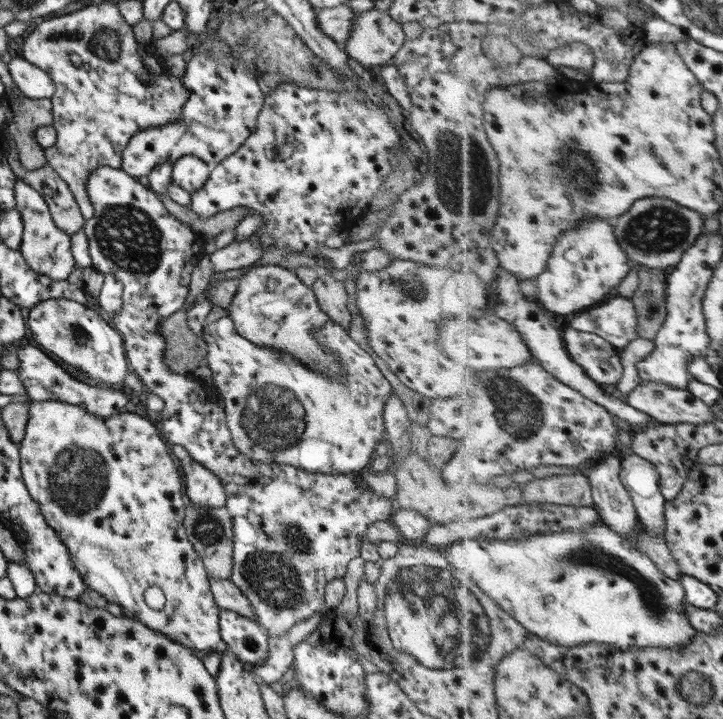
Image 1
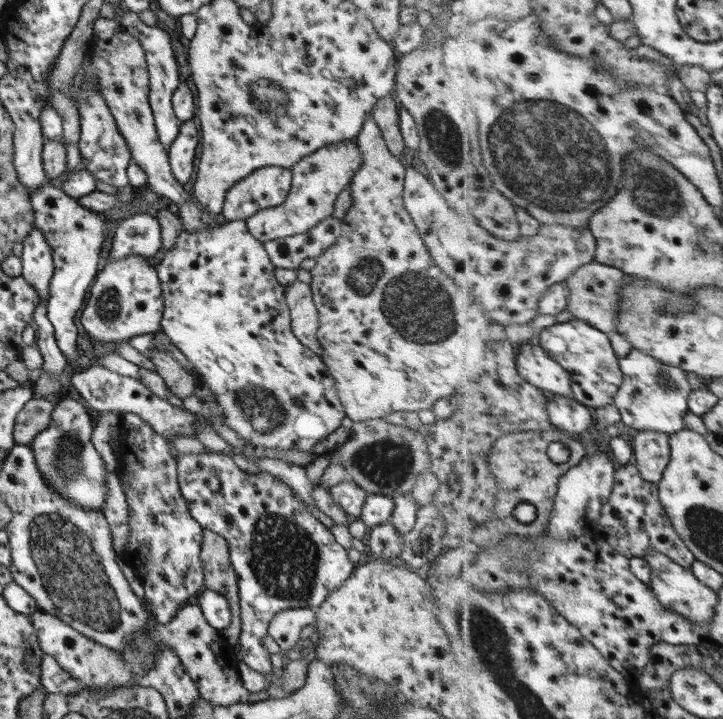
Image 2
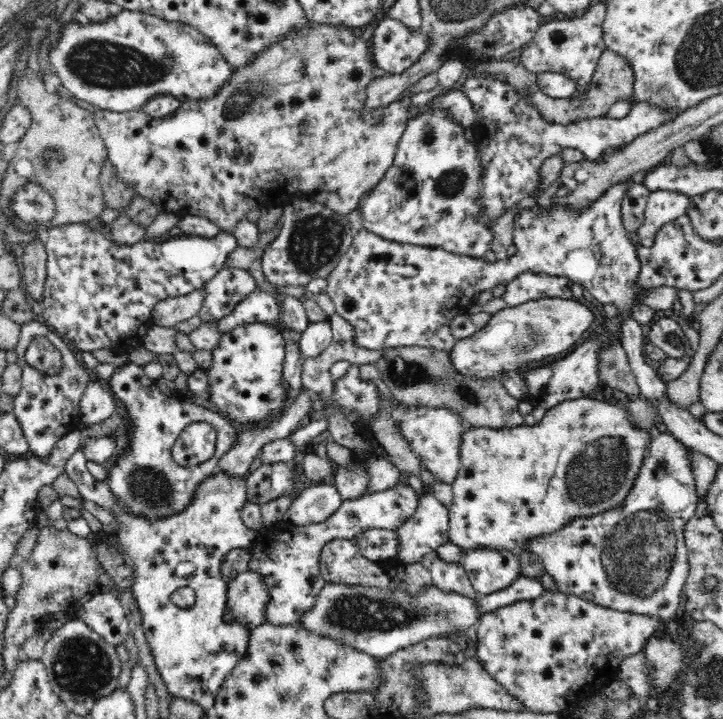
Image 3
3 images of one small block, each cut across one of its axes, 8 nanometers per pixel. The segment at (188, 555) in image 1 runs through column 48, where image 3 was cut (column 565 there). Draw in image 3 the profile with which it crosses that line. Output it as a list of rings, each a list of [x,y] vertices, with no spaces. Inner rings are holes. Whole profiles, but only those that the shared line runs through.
[[[590,397],[577,398],[576,400],[564,400],[552,408],[546,409],[544,416],[534,425],[514,426],[512,428],[486,428],[473,427],[464,433],[460,445],[461,463],[459,473],[452,484],[453,500],[448,506],[449,532],[448,540],[462,549],[462,554],[476,549],[488,549],[492,551],[508,551],[518,556],[522,551],[528,551],[529,544],[534,539],[545,537],[567,524],[580,518],[590,518],[602,512],[615,509],[622,504],[633,487],[634,481],[643,467],[644,457],[651,440],[658,434],[655,428],[638,428],[632,421],[624,401],[617,404],[599,401]]]

